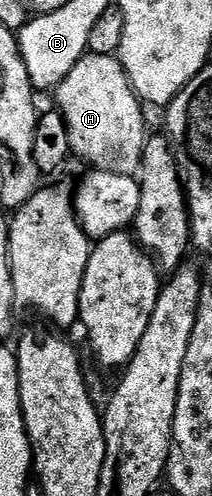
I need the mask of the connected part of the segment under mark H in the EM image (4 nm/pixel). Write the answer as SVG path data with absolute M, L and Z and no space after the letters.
M87 52L59 83L56 96L56 109L66 121L70 148L75 158L83 157L87 166L106 169L109 173L134 175L139 172L142 152L148 140L146 117L142 114L144 105L134 94L117 56Z

